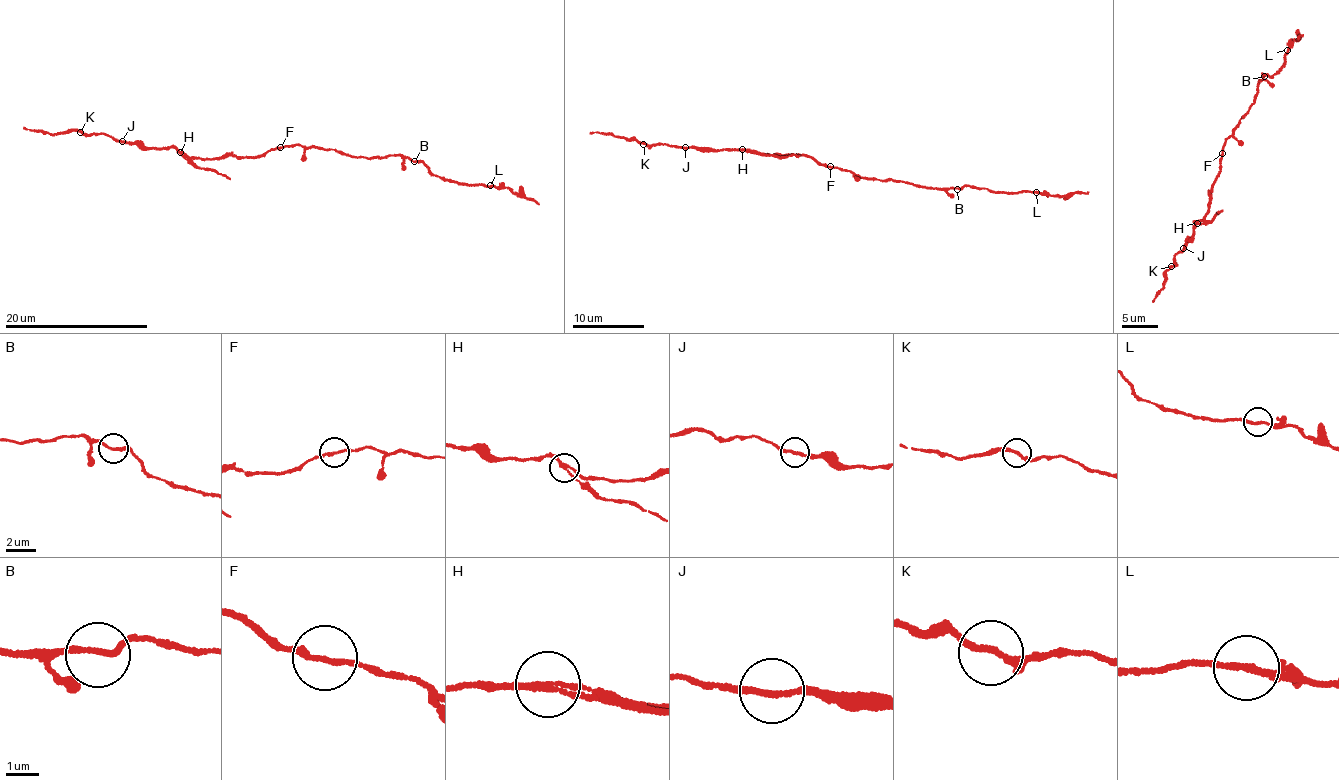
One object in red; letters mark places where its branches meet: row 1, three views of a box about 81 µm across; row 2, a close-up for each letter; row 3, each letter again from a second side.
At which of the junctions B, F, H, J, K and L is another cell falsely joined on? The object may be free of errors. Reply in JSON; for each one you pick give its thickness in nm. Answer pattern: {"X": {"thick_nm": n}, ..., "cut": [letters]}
{"H": {"thick_nm": 180}, "cut": ["H"]}

